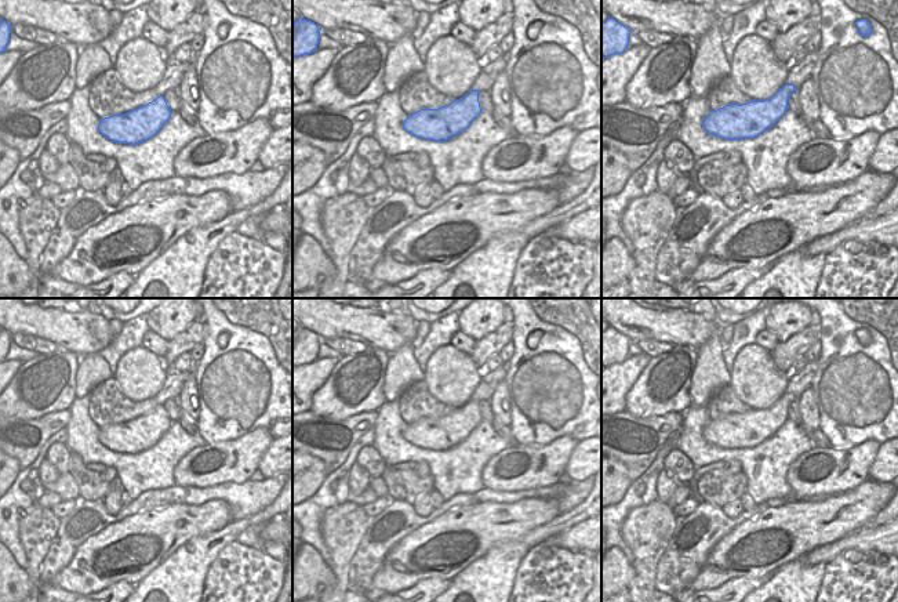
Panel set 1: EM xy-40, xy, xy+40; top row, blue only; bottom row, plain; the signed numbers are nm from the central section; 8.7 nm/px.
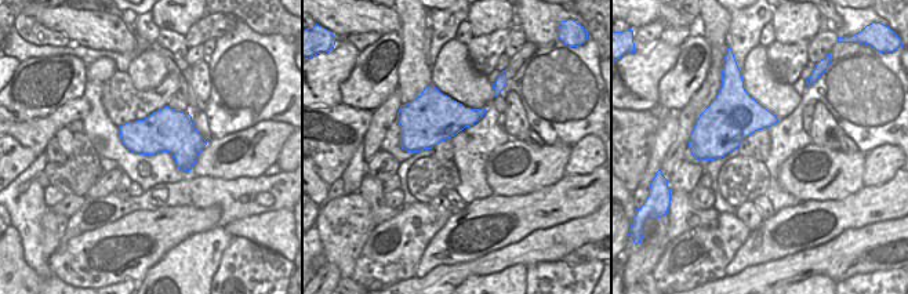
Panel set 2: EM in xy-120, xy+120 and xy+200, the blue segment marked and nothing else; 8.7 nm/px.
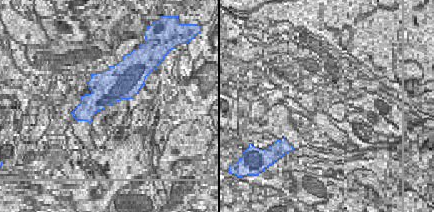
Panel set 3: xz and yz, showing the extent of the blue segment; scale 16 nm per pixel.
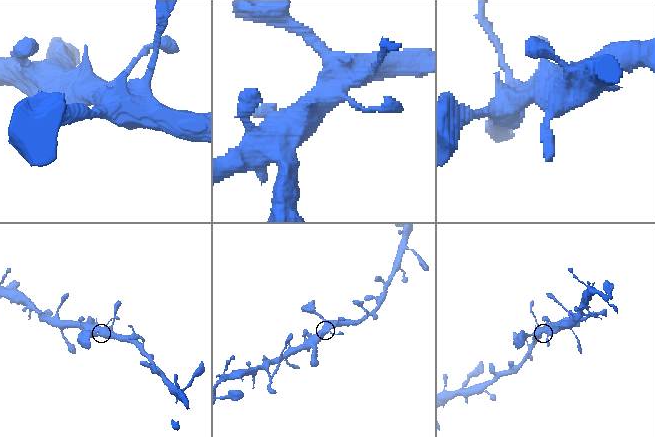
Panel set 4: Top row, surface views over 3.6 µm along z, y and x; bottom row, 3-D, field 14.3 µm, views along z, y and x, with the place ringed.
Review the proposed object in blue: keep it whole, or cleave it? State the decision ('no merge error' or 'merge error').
no merge error

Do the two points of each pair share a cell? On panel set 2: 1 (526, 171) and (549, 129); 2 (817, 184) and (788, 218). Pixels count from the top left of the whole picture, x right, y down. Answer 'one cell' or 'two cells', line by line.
1: two cells
2: two cells

